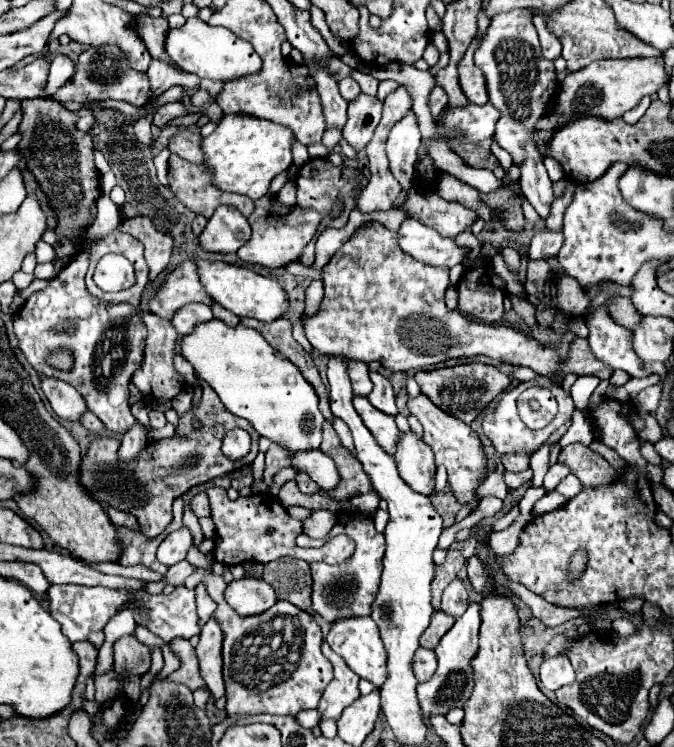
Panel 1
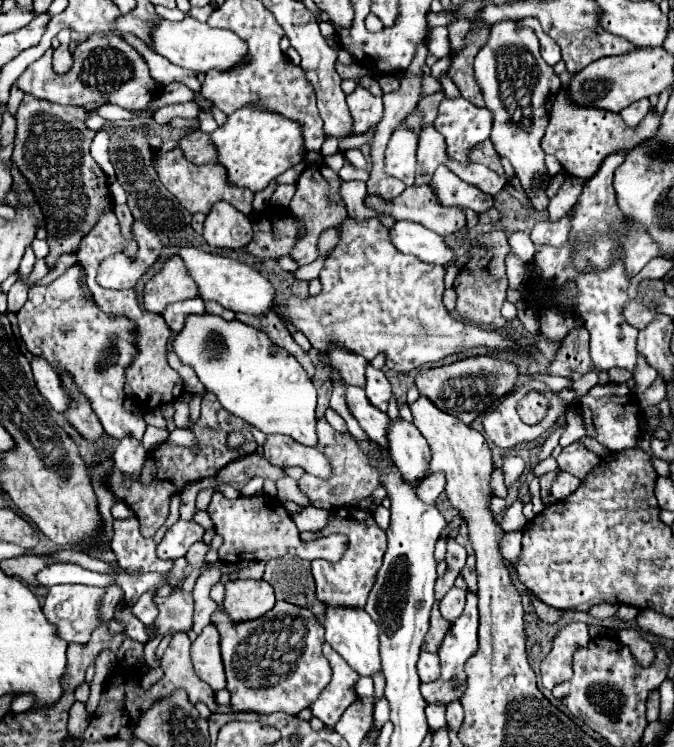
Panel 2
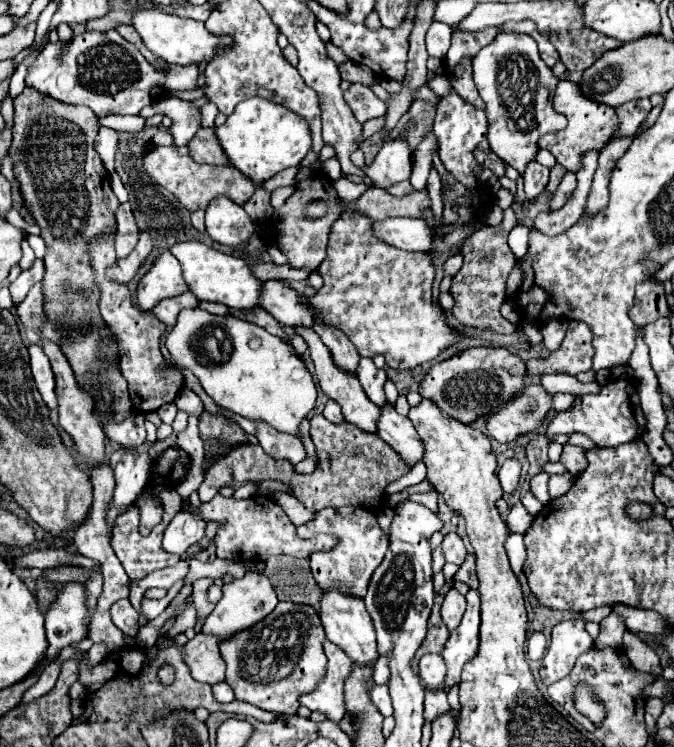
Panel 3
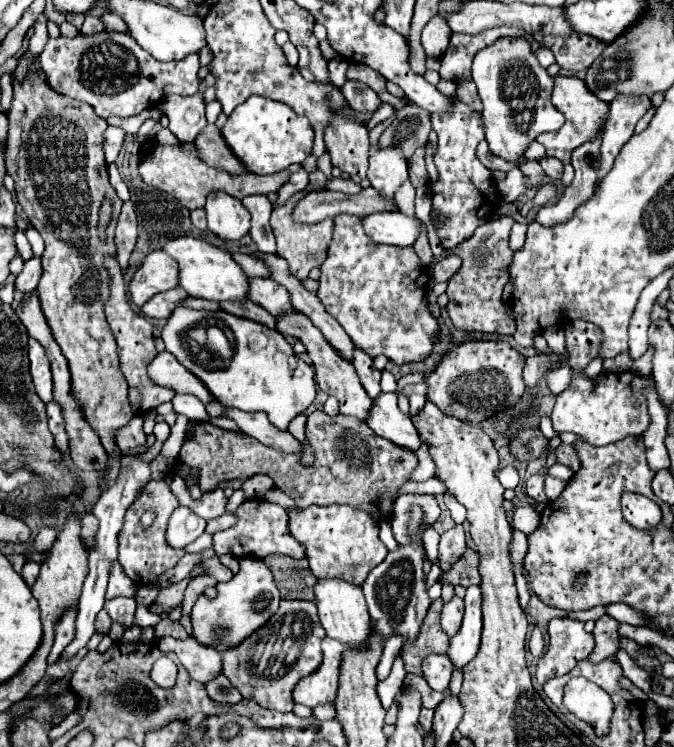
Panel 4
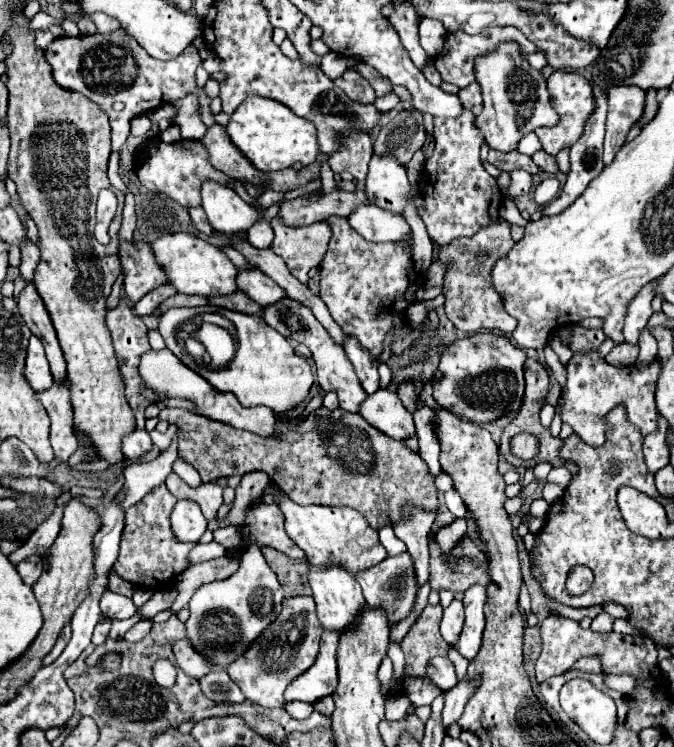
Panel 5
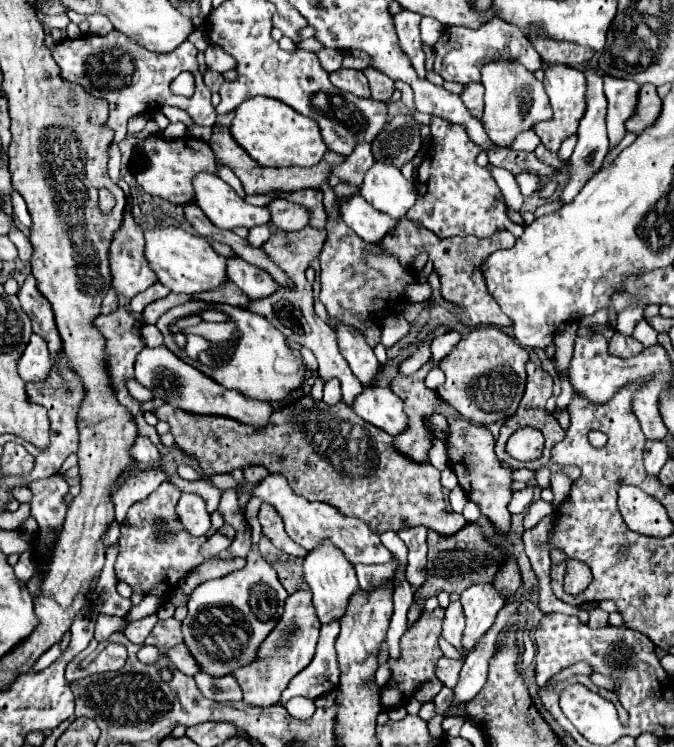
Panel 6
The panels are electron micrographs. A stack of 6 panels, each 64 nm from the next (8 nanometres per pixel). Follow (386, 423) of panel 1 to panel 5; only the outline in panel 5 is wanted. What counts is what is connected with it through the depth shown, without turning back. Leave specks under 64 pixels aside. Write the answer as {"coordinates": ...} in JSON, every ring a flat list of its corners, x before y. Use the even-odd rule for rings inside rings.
{"coordinates":[[290,298,288,300,280,300,278,304,272,304,272,306,264,308,264,320,266,320,268,326,272,326,274,330,278,330,288,340,296,340,296,342,302,342,304,346,308,346,308,350,312,352,314,364,316,364,318,386,324,392,330,392,330,390,336,392,338,400,340,400,340,408,344,412,352,412,352,414,360,412,360,404,364,402,364,398,368,394,360,386,358,376,356,376,350,360,346,358,344,348,338,346,338,344,332,344,332,338,328,336,328,332,324,328,320,328,320,324,316,322,316,318,312,316,312,312,308,308,304,308,302,304,290,300]]}

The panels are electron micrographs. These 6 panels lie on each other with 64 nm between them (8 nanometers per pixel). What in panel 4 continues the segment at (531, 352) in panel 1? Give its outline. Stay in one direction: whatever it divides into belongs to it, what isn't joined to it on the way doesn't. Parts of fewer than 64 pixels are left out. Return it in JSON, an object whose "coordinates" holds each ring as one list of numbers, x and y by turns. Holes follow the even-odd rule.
{"coordinates":[[336,216,328,258,320,268,322,272,318,298,324,304,326,312,332,318,336,318,340,326,348,332,356,348,364,350,372,358,378,354,384,354,388,360,392,360,398,366,420,362,430,356,434,344,440,338,440,326,438,326,438,320,428,310,430,276,420,264,420,258,414,252,414,248,396,248,396,246,378,244,366,236,358,216],[250,278,250,300,260,304,276,318,294,312,288,290,276,284,272,278]]}

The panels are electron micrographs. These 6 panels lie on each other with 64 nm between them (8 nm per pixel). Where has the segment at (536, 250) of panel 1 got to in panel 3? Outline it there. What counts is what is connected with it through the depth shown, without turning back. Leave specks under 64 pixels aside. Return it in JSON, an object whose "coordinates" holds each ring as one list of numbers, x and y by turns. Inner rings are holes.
{"coordinates":[[588,152,582,158,582,164,584,164,584,168,576,174,578,186,576,186,574,194,570,196,570,200,564,204,564,208,560,208,556,212,548,212,548,214,538,214,538,218,534,220,534,228,538,232,544,232,548,236,556,236,560,232,566,232,572,224,576,224,576,220,584,212,586,196,588,196,588,190,592,184,592,176,596,172,596,164,598,164,596,152]]}

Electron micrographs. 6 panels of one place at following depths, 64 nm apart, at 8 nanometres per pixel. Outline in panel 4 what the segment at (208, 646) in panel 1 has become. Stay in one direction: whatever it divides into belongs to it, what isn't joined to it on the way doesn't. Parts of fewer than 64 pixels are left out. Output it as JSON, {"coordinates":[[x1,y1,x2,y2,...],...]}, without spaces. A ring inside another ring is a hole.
{"coordinates":[[170,636,158,638,158,648,162,652,174,652,188,674,198,682,210,682,222,674,222,656,214,648,204,648,196,638,174,640]]}

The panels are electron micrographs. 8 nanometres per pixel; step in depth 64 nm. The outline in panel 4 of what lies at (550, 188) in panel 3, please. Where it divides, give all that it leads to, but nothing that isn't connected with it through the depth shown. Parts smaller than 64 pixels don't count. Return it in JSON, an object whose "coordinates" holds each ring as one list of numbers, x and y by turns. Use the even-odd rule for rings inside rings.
{"coordinates":[[546,158,546,160,542,160,540,164,542,164,544,172,546,172,552,180,560,180,560,178,562,178,564,166,562,166,562,162,560,162,560,160,556,160,556,158]]}

